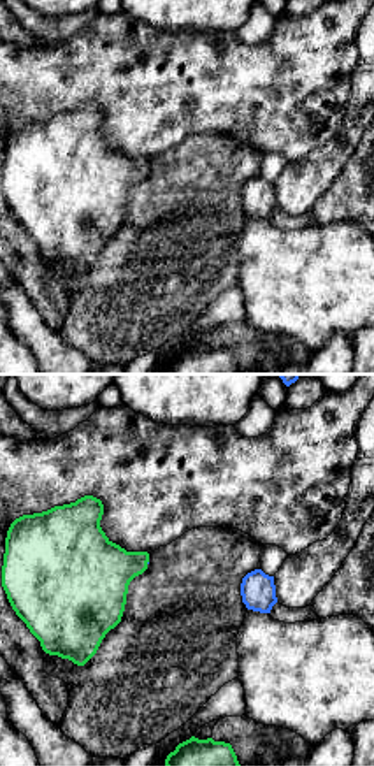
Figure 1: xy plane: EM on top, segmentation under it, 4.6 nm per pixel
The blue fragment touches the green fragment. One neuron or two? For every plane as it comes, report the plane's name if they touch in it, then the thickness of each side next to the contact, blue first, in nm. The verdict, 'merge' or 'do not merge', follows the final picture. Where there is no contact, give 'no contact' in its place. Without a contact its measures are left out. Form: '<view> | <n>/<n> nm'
no contact

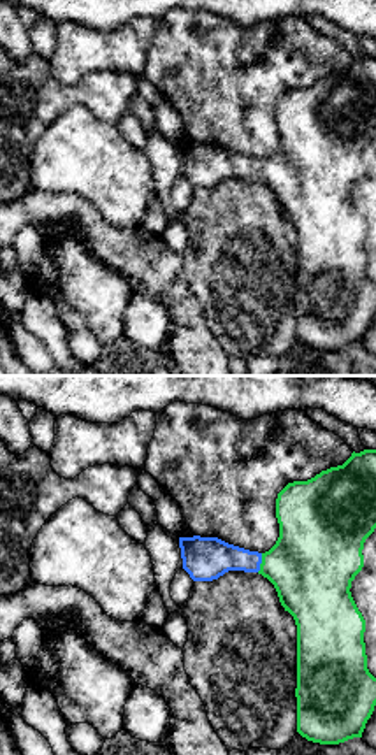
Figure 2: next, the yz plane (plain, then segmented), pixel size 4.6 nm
yz | 200/400 nm

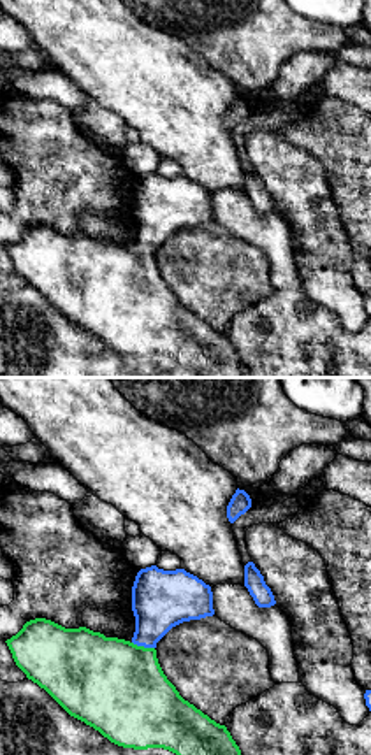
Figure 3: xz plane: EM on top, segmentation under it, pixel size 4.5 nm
xz | 280/420 nm

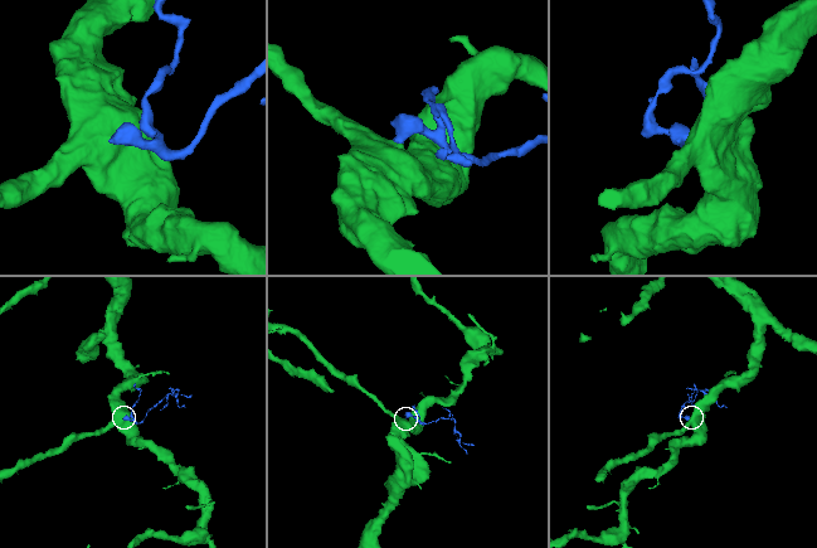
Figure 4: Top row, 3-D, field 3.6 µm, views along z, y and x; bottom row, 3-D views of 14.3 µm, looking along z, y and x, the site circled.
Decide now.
merge

